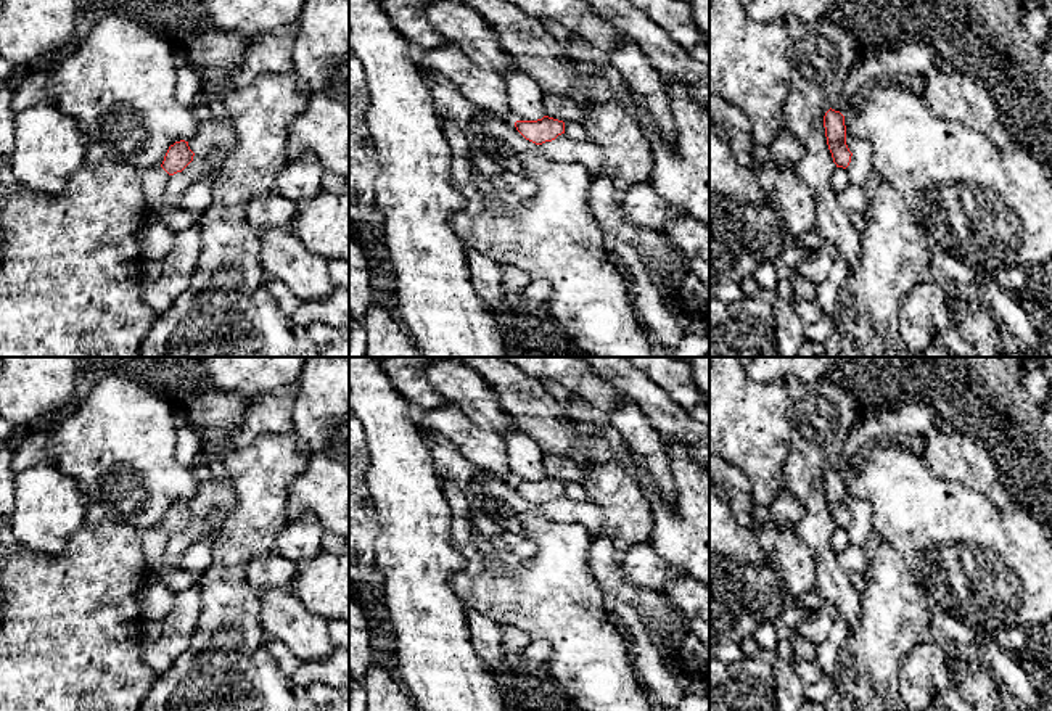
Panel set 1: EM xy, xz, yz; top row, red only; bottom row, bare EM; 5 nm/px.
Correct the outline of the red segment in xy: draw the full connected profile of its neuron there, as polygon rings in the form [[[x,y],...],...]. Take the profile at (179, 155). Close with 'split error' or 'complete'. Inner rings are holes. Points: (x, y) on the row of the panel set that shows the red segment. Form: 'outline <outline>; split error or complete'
outline [[[180,140],[169,146],[161,167],[174,175],[182,172],[191,161],[195,153],[190,150],[188,142]]]; complete

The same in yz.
outline [[[830,108],[824,116],[824,127],[833,162],[836,167],[846,169],[851,162],[853,153],[846,145],[844,116],[840,111]]]; complete

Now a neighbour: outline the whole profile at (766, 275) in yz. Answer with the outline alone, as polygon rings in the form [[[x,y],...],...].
[[[764,262],[758,267],[753,278],[761,290],[774,293],[779,282],[777,267],[772,262]]]

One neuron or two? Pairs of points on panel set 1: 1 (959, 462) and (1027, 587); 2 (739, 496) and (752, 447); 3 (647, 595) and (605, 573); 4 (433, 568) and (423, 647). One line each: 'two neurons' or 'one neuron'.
1: two neurons
2: two neurons
3: one neuron
4: one neuron

